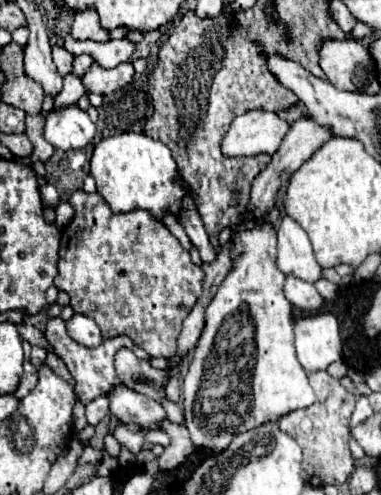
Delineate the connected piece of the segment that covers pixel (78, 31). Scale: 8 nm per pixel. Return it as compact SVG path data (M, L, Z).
M86 10L86 12L78 12L76 14L76 20L72 24L72 38L106 42L108 40L108 32L100 26L100 22L96 18L96 12Z

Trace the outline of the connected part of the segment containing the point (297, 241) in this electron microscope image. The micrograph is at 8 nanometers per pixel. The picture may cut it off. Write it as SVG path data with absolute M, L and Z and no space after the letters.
M284 216L278 230L278 268L284 274L296 274L306 282L322 278L322 268L314 258L308 234L290 216Z

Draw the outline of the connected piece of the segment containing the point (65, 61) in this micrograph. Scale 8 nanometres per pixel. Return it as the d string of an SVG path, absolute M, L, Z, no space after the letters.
M62 50L62 52L52 52L52 56L54 56L54 64L56 64L56 68L58 68L58 72L60 72L60 76L66 76L66 74L70 74L70 64L72 64L72 60L74 60L74 56L70 54L70 52L66 52L66 50Z

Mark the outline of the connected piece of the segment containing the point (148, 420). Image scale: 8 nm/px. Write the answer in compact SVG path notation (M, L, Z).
M116 384L108 398L110 412L124 424L134 422L144 430L160 430L160 424L166 420L166 412L160 402L138 394L124 384Z

